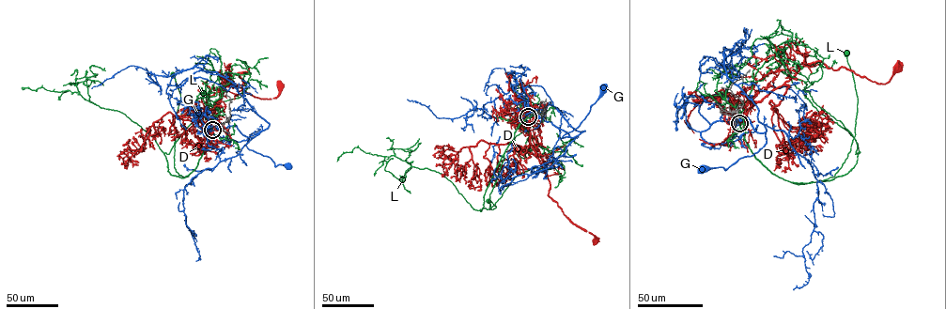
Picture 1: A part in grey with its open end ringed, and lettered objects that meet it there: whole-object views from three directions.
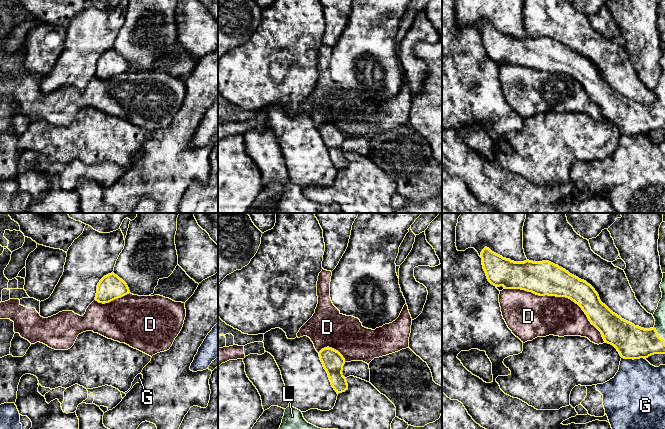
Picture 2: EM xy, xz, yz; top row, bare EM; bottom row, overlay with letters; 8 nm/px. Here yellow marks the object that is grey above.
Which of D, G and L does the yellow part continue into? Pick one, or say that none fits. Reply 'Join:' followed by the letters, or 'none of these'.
Join: L

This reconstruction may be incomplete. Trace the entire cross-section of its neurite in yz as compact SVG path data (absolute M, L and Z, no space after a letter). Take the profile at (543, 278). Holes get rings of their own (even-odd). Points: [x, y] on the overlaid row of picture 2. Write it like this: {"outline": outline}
{"outline": "M485 247L482 265L488 281L505 289L521 289L539 296L566 297L578 304L589 321L624 359L665 354L665 273L660 284L662 298L653 317L653 328L644 329L613 313L586 281L549 261L514 262Z"}

